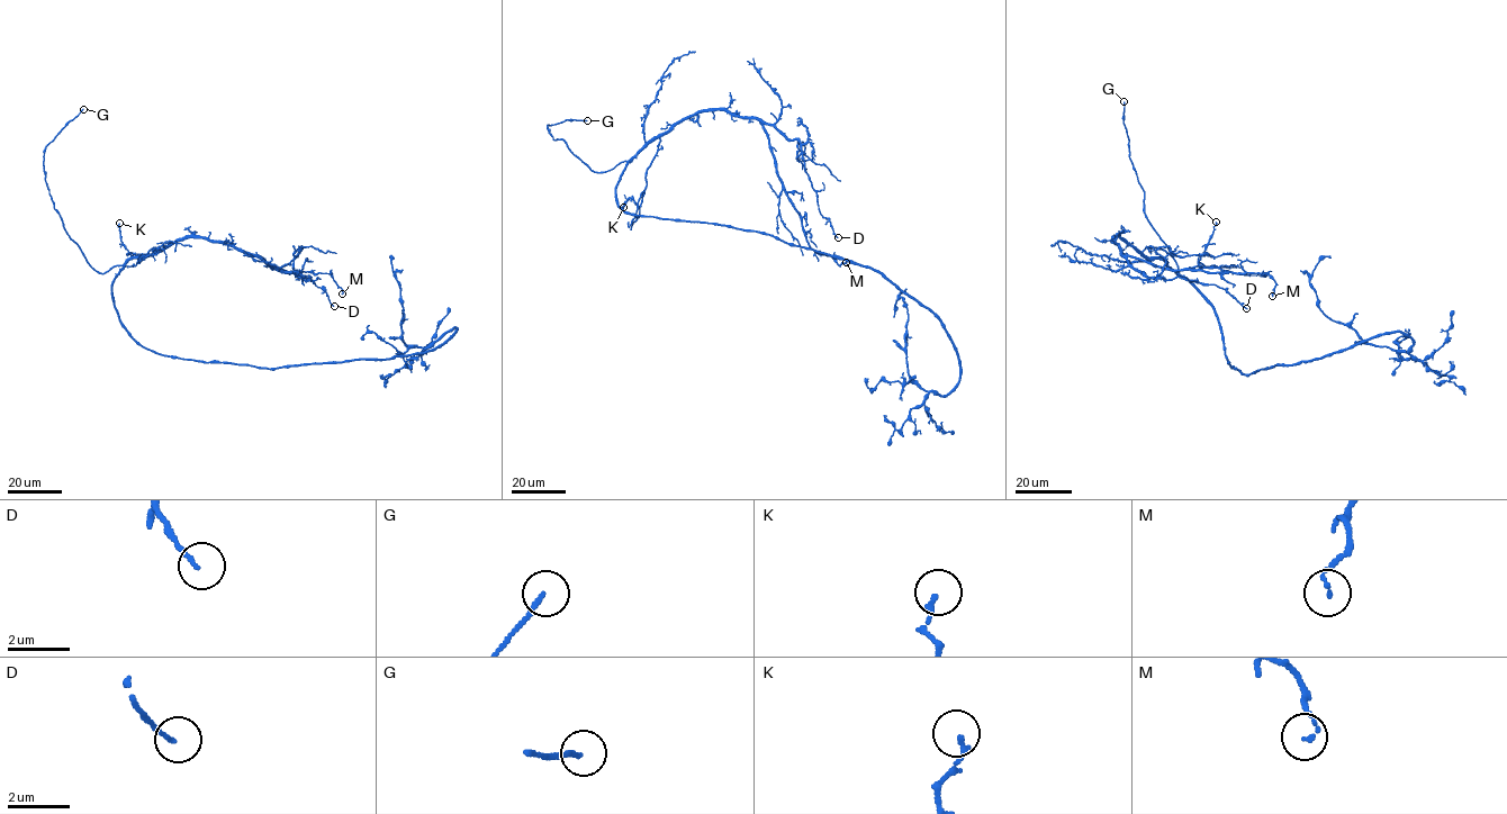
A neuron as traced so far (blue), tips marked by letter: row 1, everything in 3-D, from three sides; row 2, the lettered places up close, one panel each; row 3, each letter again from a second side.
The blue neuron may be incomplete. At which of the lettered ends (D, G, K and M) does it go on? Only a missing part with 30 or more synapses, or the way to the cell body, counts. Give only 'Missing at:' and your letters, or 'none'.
Missing at: G

